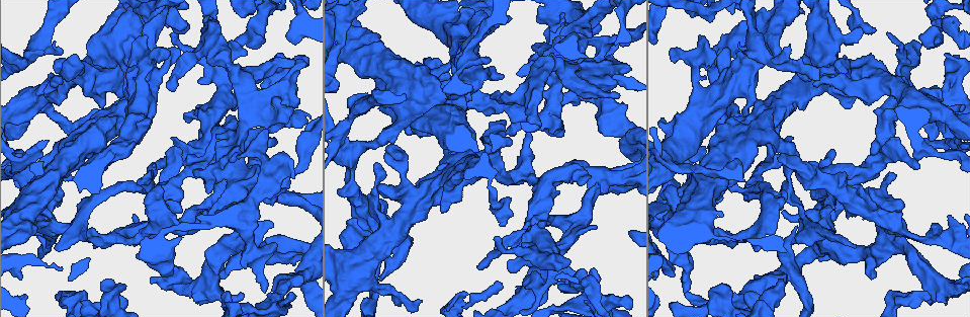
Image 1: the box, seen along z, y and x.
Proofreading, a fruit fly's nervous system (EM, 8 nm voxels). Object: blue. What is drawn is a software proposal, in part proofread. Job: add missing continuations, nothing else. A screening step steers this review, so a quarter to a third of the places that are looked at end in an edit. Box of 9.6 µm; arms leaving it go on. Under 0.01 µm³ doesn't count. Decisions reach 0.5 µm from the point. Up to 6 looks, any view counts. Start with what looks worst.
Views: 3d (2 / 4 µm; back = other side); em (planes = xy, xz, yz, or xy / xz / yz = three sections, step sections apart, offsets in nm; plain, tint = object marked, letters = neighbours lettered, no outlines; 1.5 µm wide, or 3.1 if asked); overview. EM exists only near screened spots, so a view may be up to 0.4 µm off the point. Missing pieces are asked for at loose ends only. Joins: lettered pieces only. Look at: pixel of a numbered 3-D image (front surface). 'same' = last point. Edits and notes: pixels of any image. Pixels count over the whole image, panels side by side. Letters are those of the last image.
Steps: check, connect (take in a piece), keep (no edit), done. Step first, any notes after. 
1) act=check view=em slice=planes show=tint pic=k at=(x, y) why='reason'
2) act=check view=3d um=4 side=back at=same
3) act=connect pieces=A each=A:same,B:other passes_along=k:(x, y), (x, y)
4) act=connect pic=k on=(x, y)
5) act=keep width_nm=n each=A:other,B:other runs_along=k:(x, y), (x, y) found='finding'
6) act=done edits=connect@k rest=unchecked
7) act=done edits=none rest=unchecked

act=check view=em slice=xy step=8 show=letters pic=1 at=(553, 31) why='an open end'

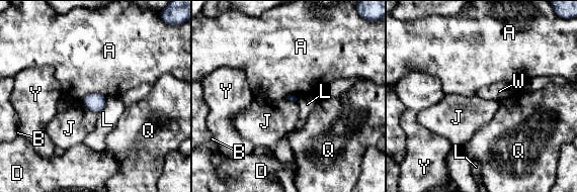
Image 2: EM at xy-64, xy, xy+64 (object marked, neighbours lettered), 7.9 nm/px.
act=keep each=A:other,B:other,D:other,J:other,L:other,Q:other,W:other,Y:other border=2:(80, 101), (97, 115) found='none of them fits'

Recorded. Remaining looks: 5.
act=check view=em slice=planes show=letters pic=1 at=(676, 53) why='an open end'

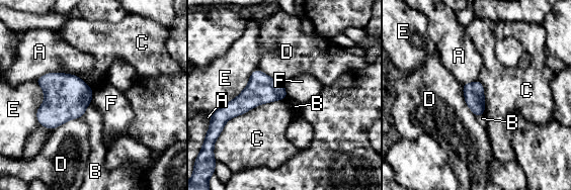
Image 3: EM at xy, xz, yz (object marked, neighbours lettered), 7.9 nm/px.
act=keep each=A:other,B:other,C:other,D:other,E:other,F:other runs_along=3:(281, 86), (231, 109), (216, 133) found='none of them fits'

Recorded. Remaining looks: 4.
act=check view=em slice=planes show=letters pic=1 at=(293, 64) why='free end'

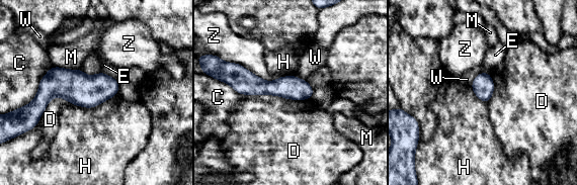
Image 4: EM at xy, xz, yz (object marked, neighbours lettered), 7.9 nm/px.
act=keep each=C:other,D:other,E:other,H:other,M:other,W:other,Z:other runs_along=4:(243, 90), (295, 88), (310, 92) found='no lettered piece goes on from it'

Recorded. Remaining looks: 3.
act=done edits=none rest=unchecked

